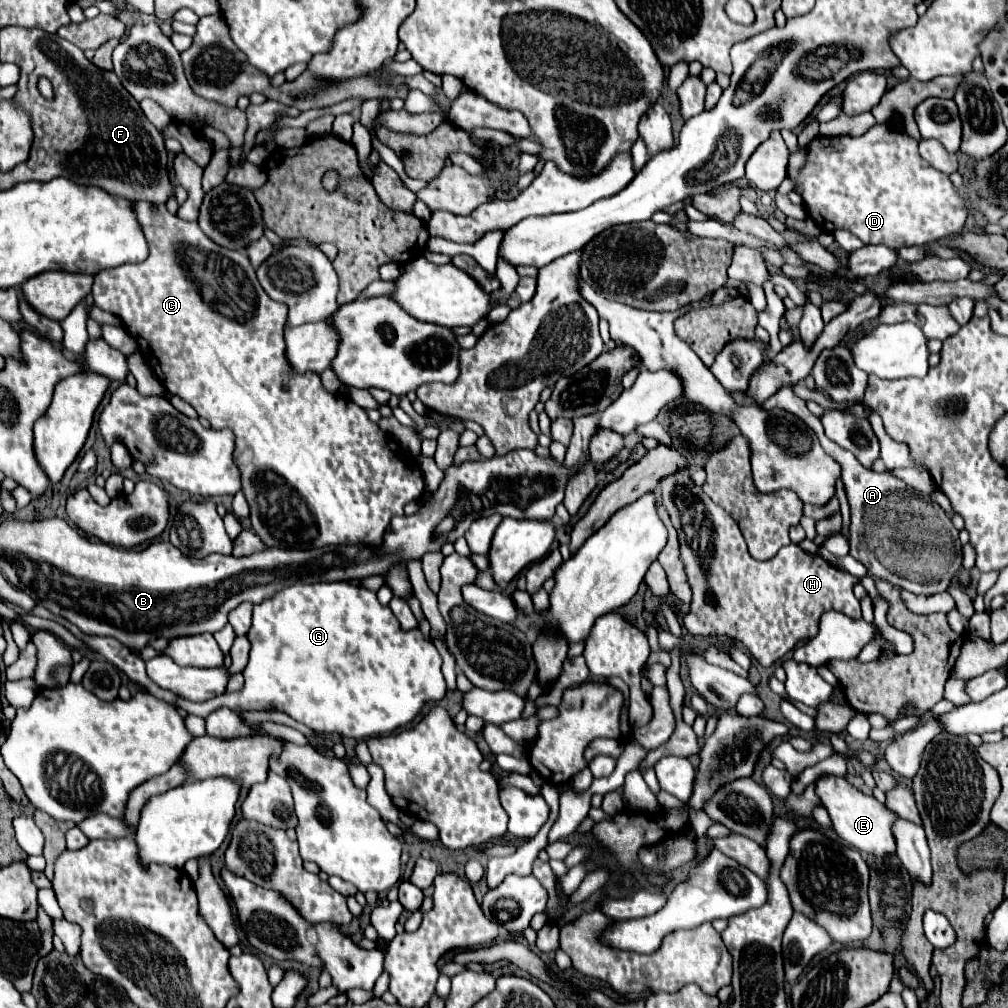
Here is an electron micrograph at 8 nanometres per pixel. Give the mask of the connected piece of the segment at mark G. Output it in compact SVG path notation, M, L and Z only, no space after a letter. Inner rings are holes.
M345 581L293 585L277 593L273 599L267 599L255 605L253 625L247 633L251 641L251 653L249 653L249 663L243 671L245 687L237 693L225 693L221 697L213 697L201 703L183 699L172 691L162 689L153 683L147 677L145 663L139 657L135 657L133 651L121 645L119 641L111 637L85 635L75 625L60 616L53 615L39 604L29 613L16 605L13 608L17 614L31 614L61 624L77 635L81 641L85 641L95 653L99 653L101 657L111 661L115 667L119 667L131 681L141 683L155 697L173 702L178 707L183 707L187 713L195 713L201 717L207 717L213 709L219 709L219 707L229 707L229 709L239 707L239 709L261 711L271 705L277 711L291 715L299 723L305 723L313 731L365 739L365 737L387 735L399 727L405 727L417 717L417 713L427 701L439 701L443 699L447 691L445 679L441 673L441 657L435 645L431 641L425 641L419 629L401 631L399 621L395 619L391 609L383 607L377 601L377 595L373 591L367 591L365 587L359 587L359 585L349 585Z

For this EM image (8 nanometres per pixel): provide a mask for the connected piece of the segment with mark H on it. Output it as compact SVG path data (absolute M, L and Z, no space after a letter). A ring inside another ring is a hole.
M681 469L681 473L673 473L673 477L665 477L665 481L659 481L659 491L671 523L677 529L681 561L685 565L685 573L693 591L689 613L683 617L689 633L727 635L735 641L741 641L763 667L771 667L801 639L817 635L819 617L825 611L839 611L853 619L861 617L859 599L853 595L853 585L857 583L857 579L853 575L841 573L821 555L805 553L791 543L769 561L757 561L749 557L747 543L737 523L731 519L729 513L725 513L725 509L713 503L713 499L707 497L707 493L703 493L699 485L691 481L689 469Z

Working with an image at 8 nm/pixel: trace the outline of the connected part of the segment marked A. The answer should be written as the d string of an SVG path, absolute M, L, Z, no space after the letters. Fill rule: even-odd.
M781 387L775 395L771 395L763 409L771 407L779 407L801 417L801 421L817 433L821 447L841 465L841 481L851 511L849 555L861 561L869 569L871 577L889 581L891 585L903 587L915 595L929 597L947 591L949 575L955 575L949 571L949 563L963 557L963 545L959 541L959 529L955 529L951 517L933 501L933 497L909 487L903 479L891 473L865 469L853 453L841 449L825 437L821 419L805 407L805 401L799 399L791 387Z

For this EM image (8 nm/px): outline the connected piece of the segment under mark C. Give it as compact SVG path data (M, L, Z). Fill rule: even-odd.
M135 201L131 203L133 211L137 213L137 221L145 233L147 245L149 245L149 257L143 263L135 265L121 265L117 269L103 269L95 275L93 283L93 297L95 305L101 309L117 315L123 321L123 327L127 333L139 343L141 355L147 359L149 367L155 371L159 381L165 385L165 389L171 395L179 395L183 401L187 401L199 417L207 419L211 427L215 429L231 429L235 433L235 463L241 471L243 481L243 493L251 505L251 523L255 533L265 541L269 547L283 547L283 549L311 549L321 545L381 545L381 537L385 537L385 529L389 529L389 521L395 515L403 515L403 507L419 499L425 491L423 473L417 463L417 459L407 453L393 437L383 433L375 423L371 423L365 415L365 411L355 405L349 397L327 393L321 387L321 379L315 373L295 375L285 359L285 343L283 343L283 327L287 321L287 307L283 303L273 301L267 297L263 287L259 285L255 277L255 269L247 257L247 253L231 251L225 247L219 247L213 243L195 221L181 221L177 215L169 213L165 205L149 205L149 201Z

